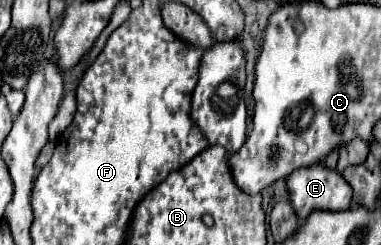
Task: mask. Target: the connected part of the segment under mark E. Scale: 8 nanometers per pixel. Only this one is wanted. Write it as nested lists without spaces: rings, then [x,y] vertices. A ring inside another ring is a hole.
[[[322,163],[296,169],[288,175],[286,187],[300,221],[304,221],[314,209],[344,211],[352,203],[350,185],[338,171],[326,169]]]

